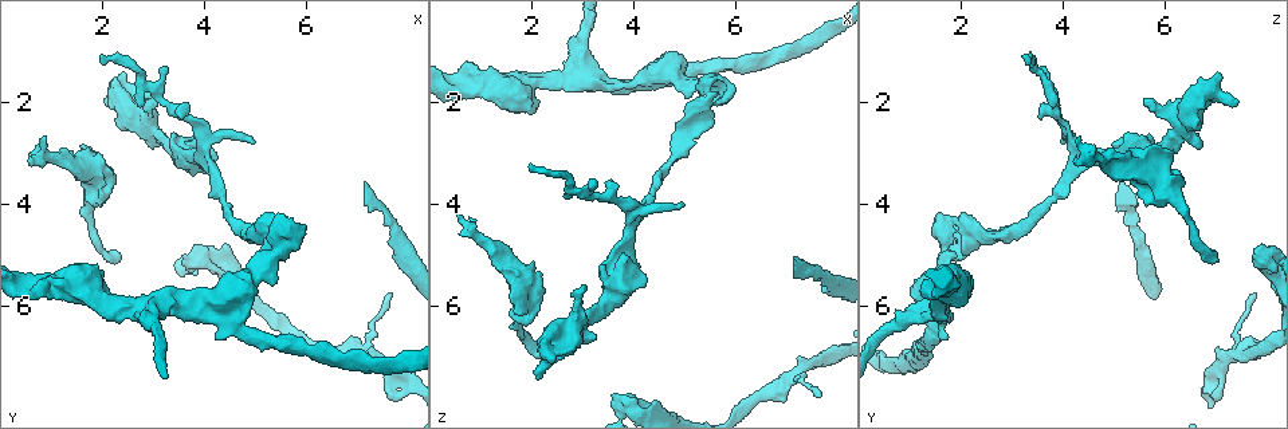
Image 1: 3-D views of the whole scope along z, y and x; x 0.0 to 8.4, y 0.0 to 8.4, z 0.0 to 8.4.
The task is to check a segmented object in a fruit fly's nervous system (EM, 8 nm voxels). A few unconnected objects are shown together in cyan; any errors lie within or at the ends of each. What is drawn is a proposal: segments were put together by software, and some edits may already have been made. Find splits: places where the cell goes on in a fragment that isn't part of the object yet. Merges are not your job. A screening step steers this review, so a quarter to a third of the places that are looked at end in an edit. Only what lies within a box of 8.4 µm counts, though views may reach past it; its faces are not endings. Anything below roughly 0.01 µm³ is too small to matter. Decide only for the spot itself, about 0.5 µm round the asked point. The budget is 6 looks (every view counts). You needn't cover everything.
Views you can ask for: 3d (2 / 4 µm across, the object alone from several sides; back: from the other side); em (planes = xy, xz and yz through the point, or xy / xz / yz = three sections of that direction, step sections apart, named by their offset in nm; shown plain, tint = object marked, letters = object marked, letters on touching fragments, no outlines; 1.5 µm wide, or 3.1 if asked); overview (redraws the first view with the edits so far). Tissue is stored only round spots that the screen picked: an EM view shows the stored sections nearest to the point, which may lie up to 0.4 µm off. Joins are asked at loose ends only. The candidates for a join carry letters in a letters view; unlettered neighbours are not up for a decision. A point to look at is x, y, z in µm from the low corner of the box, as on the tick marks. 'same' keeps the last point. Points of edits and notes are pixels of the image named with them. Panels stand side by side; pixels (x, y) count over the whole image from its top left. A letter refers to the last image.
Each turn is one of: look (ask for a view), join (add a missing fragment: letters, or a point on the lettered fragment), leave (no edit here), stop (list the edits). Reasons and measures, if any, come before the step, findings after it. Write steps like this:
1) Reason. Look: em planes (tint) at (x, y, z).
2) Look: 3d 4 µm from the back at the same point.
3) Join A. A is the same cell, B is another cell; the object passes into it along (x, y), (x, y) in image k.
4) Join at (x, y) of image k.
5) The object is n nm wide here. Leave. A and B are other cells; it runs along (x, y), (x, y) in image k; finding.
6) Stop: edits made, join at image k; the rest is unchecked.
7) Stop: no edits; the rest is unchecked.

Tapers out. Look: 3d 4 µm at (3.00, 1.90, 5.55).

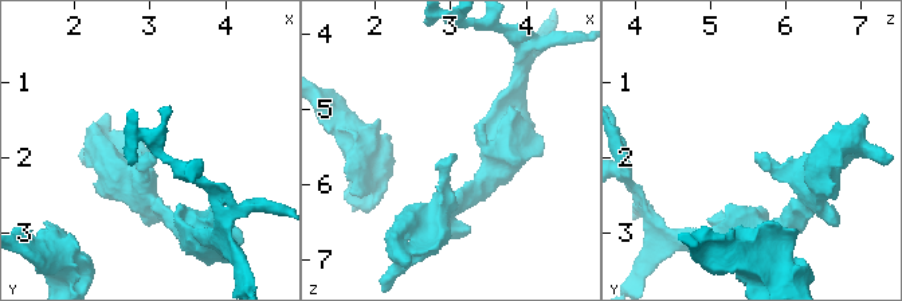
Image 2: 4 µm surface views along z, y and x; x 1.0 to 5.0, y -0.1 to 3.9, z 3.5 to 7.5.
Look: em planes (letters) at (3.00, 1.95, 5.60).

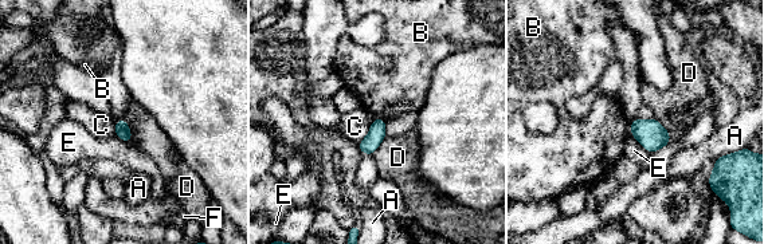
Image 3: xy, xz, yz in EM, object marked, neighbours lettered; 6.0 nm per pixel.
Leave. A, B, C, D, E and F are other cells; a border runs along (375, 117), (369, 132), (357, 144) in image 3; no lettered fragment goes on from it.

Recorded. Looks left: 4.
Thin end. Look: em xy step 4 (letters) at (2.00, 1.05, 3.30).

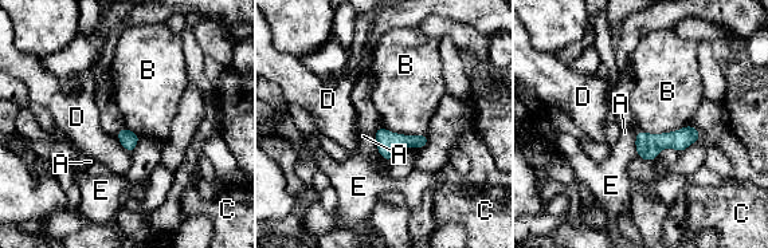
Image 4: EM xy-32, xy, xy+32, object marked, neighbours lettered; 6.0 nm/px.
Cut it another way. Look: em planes (letters) at the same point.

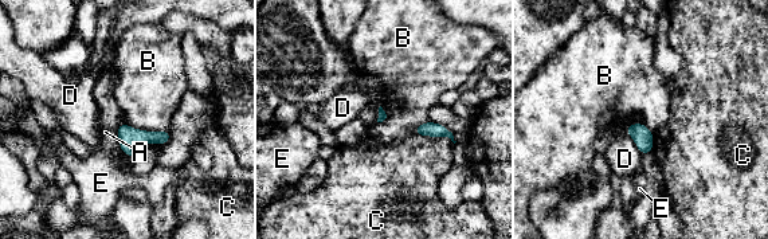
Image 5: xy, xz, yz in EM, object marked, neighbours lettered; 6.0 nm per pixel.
Leave. A, B, C, D and E are other cells; a border runs along (122, 121), (137, 129), (169, 130) in image 5; none of them fits.

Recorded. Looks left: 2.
Look: em xz step 8 (tint) at (7.80, 7.85, 7.00).

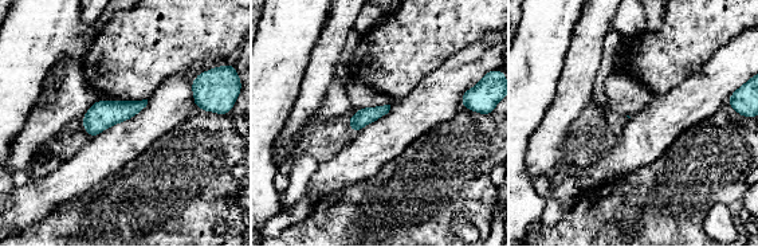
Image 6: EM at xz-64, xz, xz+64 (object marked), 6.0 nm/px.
Look: em planes (letters) at the same point.

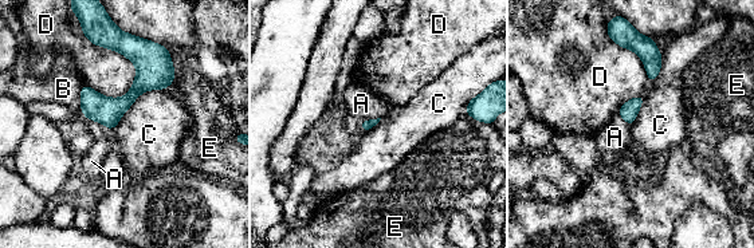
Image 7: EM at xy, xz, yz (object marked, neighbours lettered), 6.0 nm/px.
Leave. A, B, C, D and E are other cells; a border runs along (163, 89), (145, 90), (113, 130) in image 7; none of them fits.

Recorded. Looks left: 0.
Stop: no edits; the rest is unchecked.

